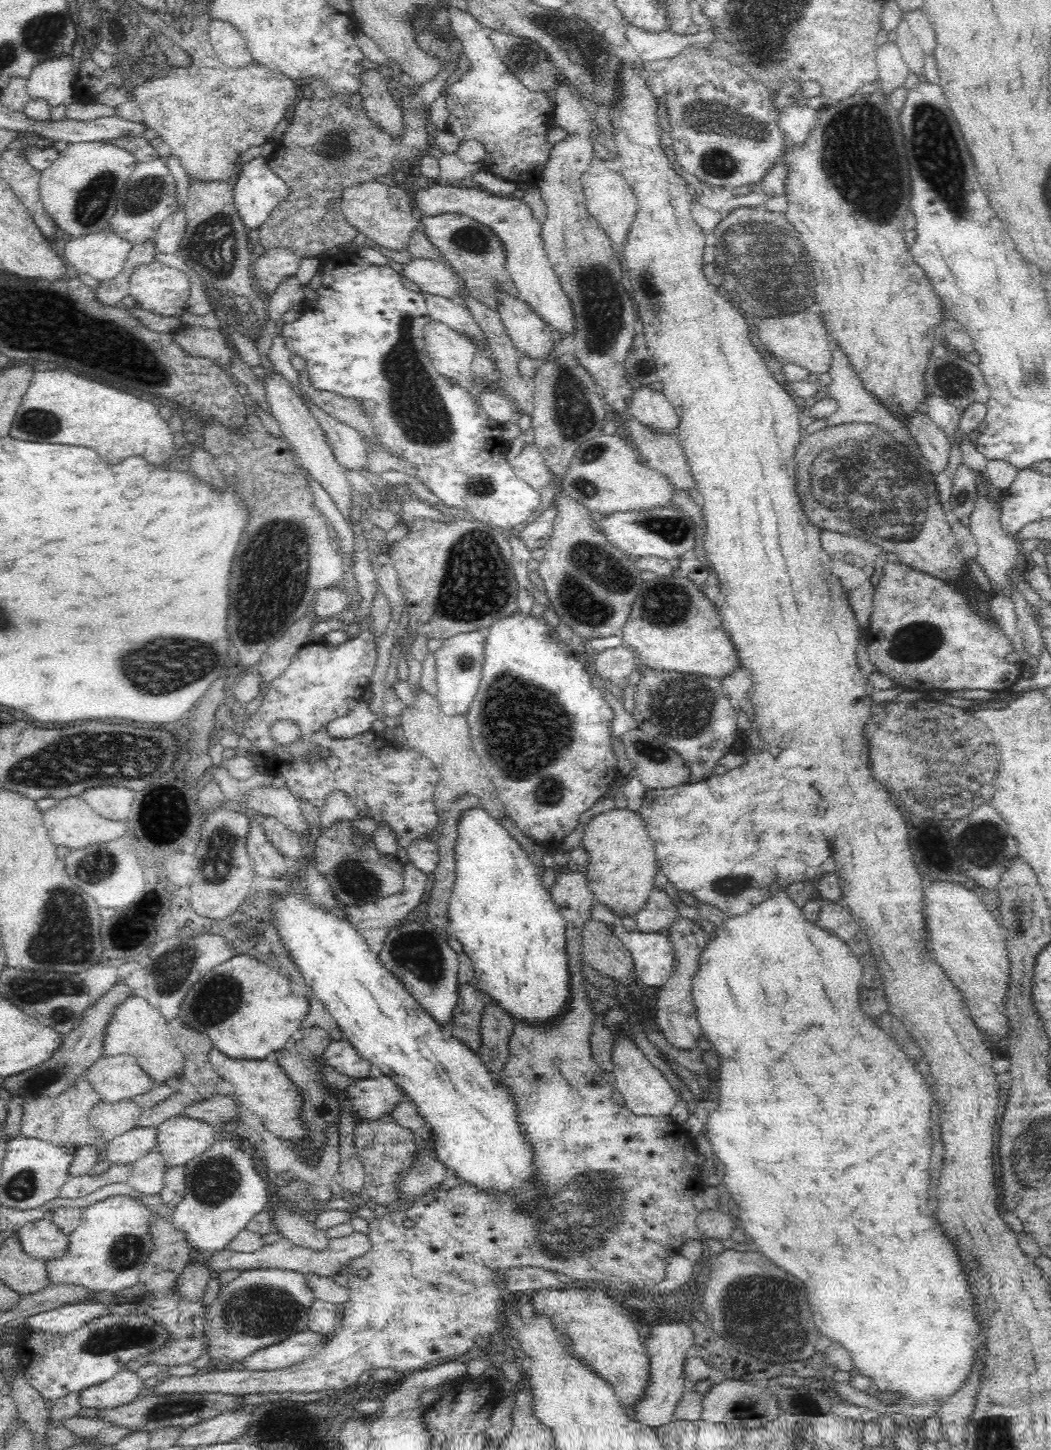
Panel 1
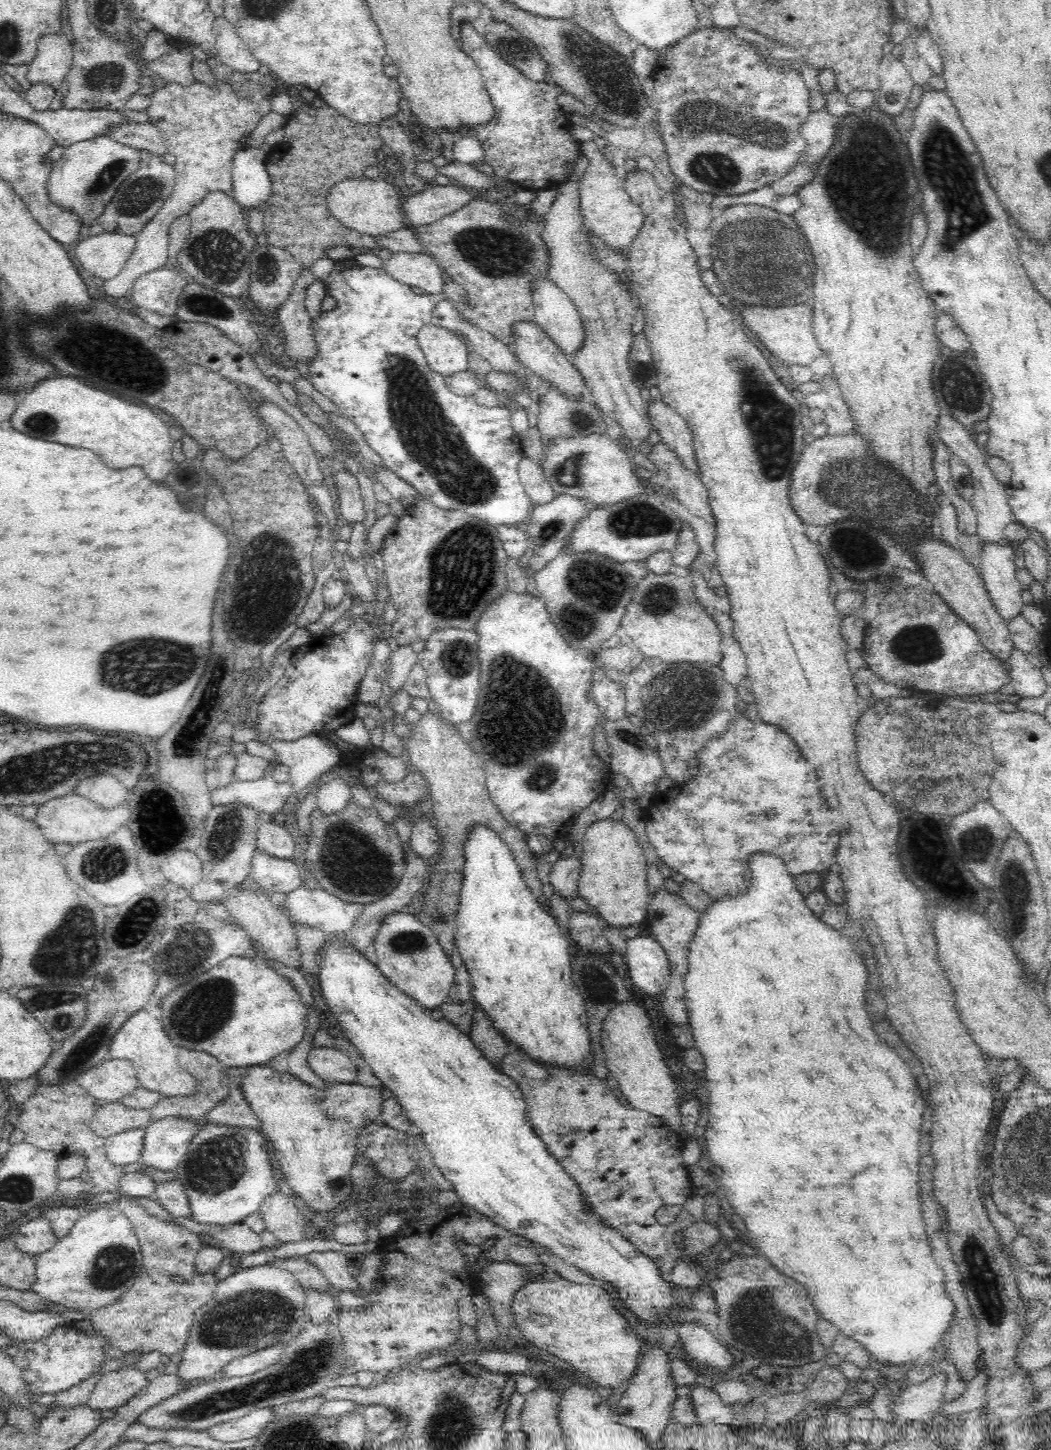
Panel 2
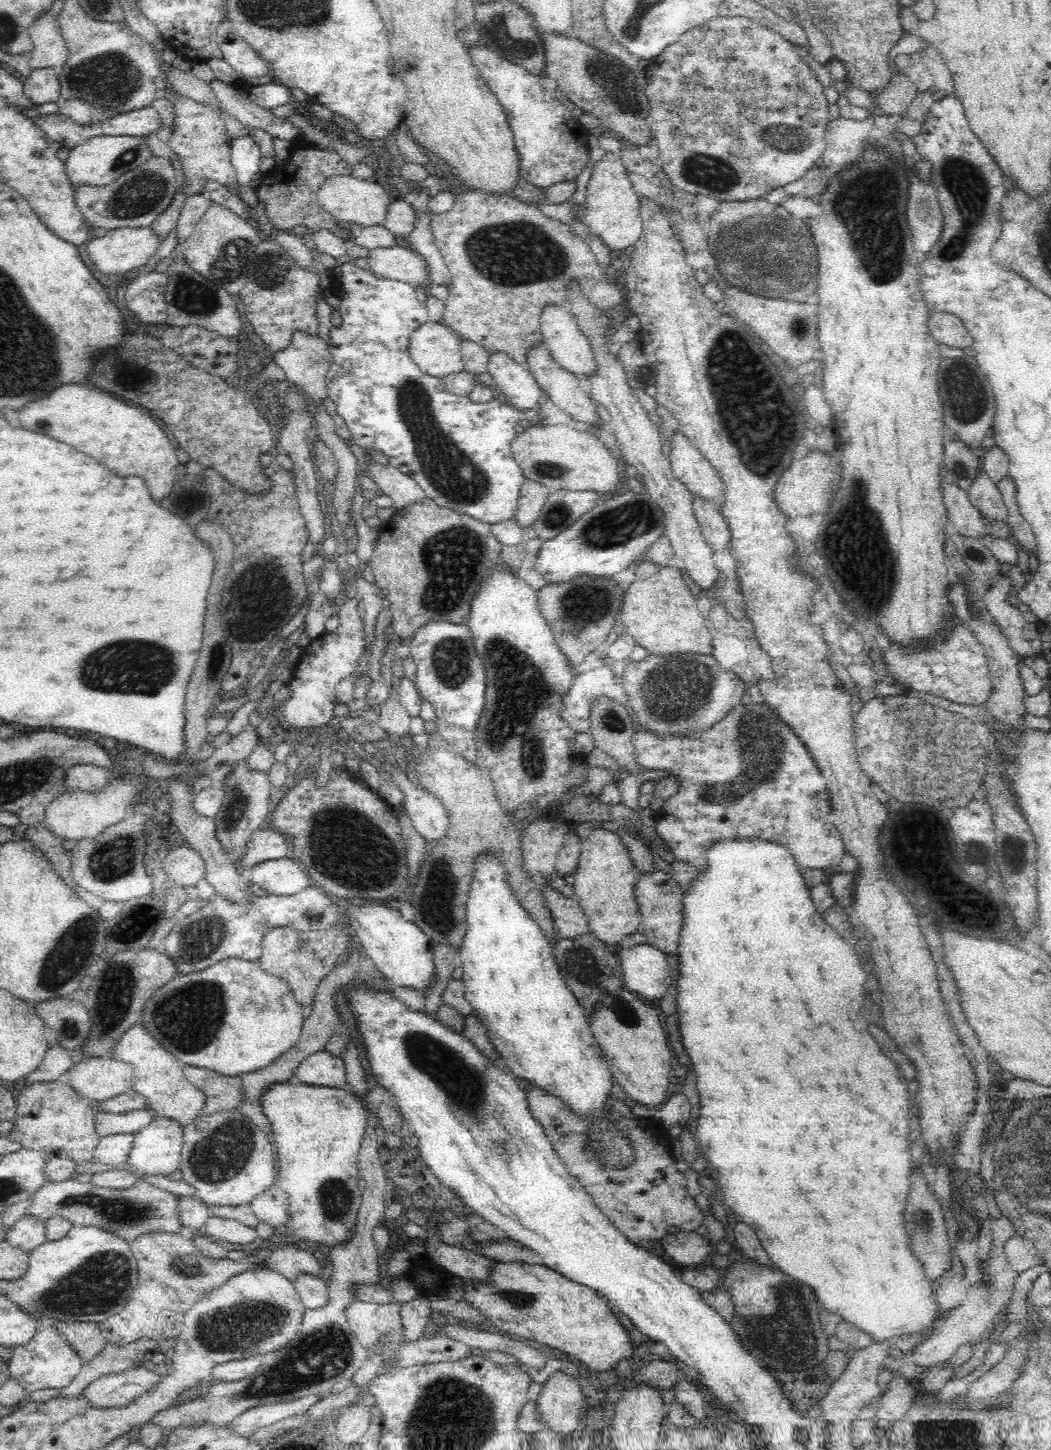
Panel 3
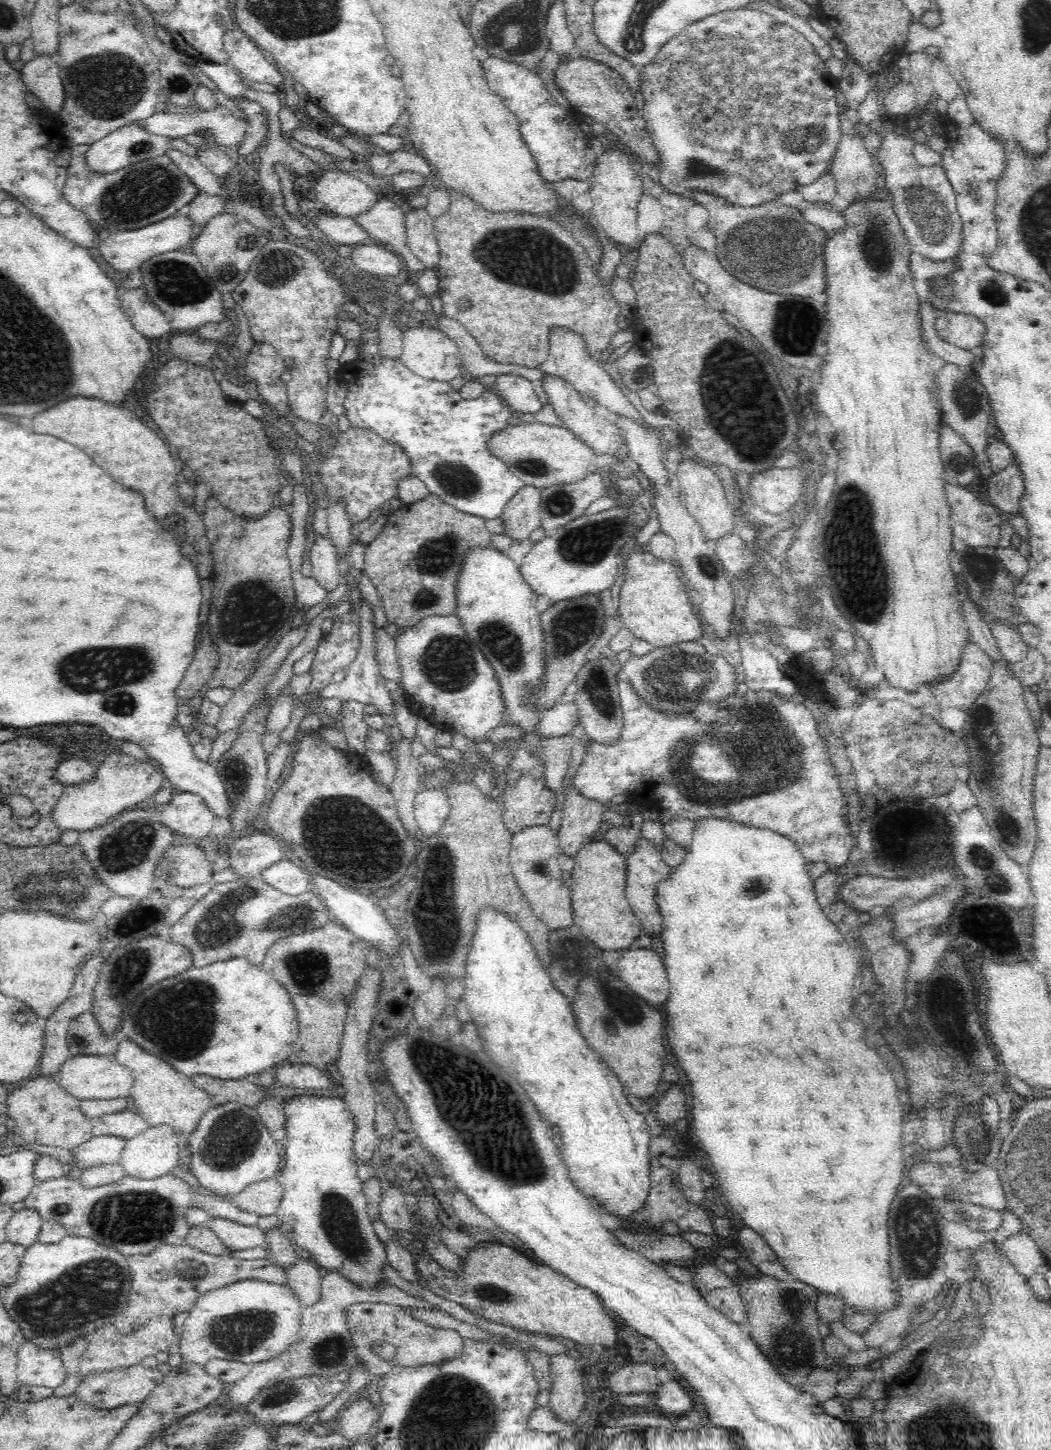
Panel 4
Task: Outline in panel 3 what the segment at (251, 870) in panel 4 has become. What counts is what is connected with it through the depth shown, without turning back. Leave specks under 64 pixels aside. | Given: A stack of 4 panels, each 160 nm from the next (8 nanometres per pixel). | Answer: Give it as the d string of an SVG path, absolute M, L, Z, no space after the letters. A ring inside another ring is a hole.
M265 825L253 834L253 840L248 845L248 852L243 856L240 869L246 872L260 862L286 857L289 851L288 843L284 835Z

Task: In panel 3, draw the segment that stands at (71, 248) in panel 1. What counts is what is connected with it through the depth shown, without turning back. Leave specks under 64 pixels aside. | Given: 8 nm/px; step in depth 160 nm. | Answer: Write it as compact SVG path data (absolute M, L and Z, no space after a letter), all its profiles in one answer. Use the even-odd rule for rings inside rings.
M149 227L118 228L102 238L87 242L86 252L98 272L119 275L147 264L159 248L159 240Z

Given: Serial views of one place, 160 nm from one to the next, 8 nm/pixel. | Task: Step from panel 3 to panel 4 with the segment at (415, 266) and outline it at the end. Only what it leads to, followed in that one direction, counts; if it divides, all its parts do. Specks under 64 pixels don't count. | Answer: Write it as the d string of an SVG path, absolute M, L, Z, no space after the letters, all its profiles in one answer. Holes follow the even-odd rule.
M357 246L352 252L352 260L360 270L368 274L390 278L398 276L404 269L403 259L387 246Z

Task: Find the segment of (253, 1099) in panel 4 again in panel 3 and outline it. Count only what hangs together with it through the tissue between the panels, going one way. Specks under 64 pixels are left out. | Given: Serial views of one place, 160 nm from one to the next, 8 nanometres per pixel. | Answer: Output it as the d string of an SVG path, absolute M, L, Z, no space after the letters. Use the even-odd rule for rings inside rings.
M183 1063L181 1066L185 1077L204 1093L202 1114L211 1115L215 1112L236 1109L242 1102L240 1077L224 1076L204 1066Z

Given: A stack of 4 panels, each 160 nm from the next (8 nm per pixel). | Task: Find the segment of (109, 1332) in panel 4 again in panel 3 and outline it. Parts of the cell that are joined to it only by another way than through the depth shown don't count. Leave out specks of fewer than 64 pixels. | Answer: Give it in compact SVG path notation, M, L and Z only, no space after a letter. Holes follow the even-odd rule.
M140 1339L127 1345L107 1343L106 1348L96 1358L84 1362L78 1376L59 1390L58 1397L80 1397L83 1390L101 1376L142 1367L157 1350L158 1343L150 1339Z

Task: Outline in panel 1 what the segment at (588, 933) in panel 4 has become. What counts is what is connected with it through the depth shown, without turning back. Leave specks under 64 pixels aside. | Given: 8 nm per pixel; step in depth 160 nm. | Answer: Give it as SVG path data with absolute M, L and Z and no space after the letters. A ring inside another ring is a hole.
M626 807L593 816L585 826L582 846L590 857L584 875L597 902L606 904L621 919L633 917L655 889L654 876L659 868L656 848L641 814Z

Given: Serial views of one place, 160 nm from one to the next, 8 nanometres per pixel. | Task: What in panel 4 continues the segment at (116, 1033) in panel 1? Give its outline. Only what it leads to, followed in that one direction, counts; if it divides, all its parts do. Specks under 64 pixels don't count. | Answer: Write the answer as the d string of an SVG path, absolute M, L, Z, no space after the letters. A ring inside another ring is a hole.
M124 1037L116 1046L115 1056L122 1066L131 1070L133 1076L128 1096L132 1109L145 1119L149 1127L168 1125L174 1129L179 1146L178 1165L190 1171L190 1151L186 1147L186 1140L190 1138L189 1134L199 1118L212 1107L210 1095L194 1086L190 1077L178 1072L169 1062L142 1050L135 1042Z

